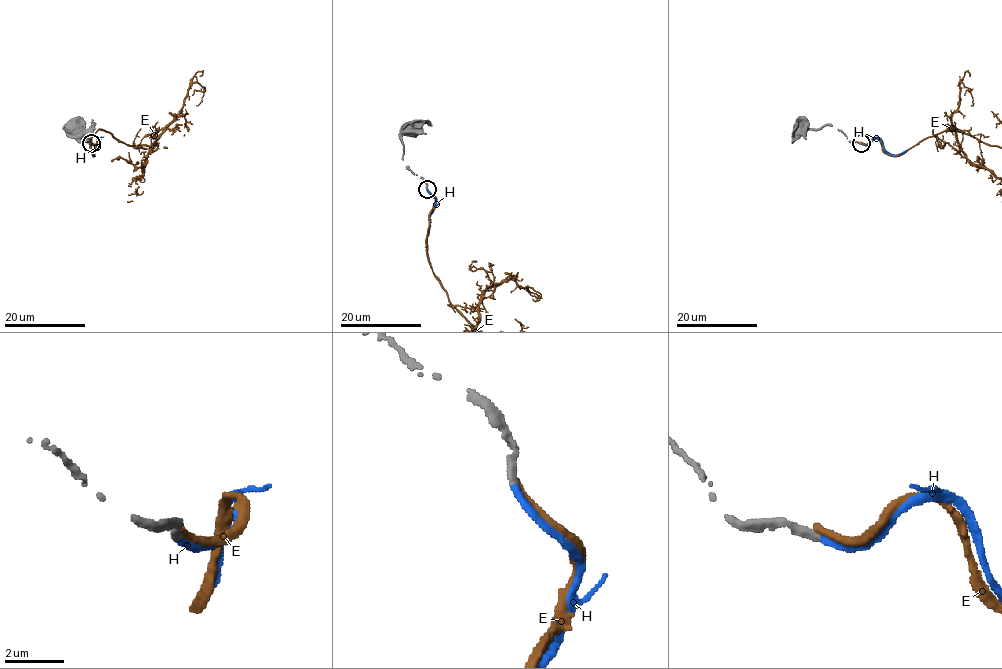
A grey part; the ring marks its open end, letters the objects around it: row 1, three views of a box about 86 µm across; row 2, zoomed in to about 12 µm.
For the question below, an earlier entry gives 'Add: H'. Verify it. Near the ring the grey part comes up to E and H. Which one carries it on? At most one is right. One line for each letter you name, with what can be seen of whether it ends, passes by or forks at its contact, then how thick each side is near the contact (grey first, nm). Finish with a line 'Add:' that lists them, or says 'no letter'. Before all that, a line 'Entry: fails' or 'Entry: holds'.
Entry: holds
H: it ends; calibres 300 and 260 nm
Add: H

